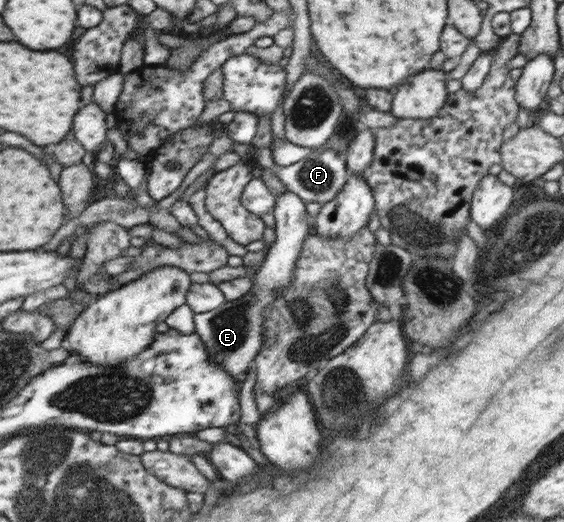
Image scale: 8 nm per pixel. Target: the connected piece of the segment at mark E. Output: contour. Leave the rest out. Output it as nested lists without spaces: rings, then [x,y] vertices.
[[[285,189],[281,194],[275,195],[275,206],[271,210],[275,221],[275,239],[267,249],[259,269],[251,271],[253,283],[251,283],[247,294],[239,296],[235,300],[225,301],[215,309],[194,314],[193,316],[194,332],[201,338],[202,344],[206,348],[206,357],[211,358],[213,364],[219,364],[235,383],[243,383],[247,376],[247,368],[253,363],[253,358],[257,357],[262,350],[264,346],[264,323],[266,322],[263,310],[275,300],[275,296],[281,290],[284,290],[285,286],[291,284],[295,260],[299,257],[303,238],[306,238],[307,234],[313,231],[313,223],[312,226],[309,226],[309,223],[307,223],[307,213],[303,205],[304,202],[297,198],[293,192],[289,192],[289,190]]]

